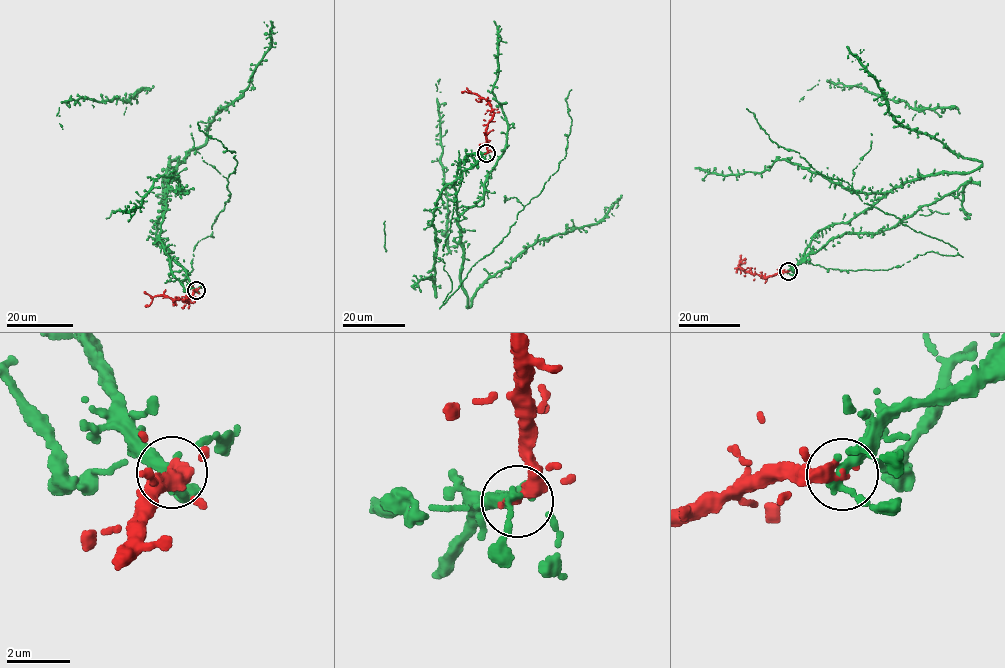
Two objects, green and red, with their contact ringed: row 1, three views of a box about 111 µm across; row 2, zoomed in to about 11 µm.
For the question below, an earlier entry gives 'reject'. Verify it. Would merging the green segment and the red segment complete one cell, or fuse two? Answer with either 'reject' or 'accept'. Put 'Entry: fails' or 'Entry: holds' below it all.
accept
Entry: fails

